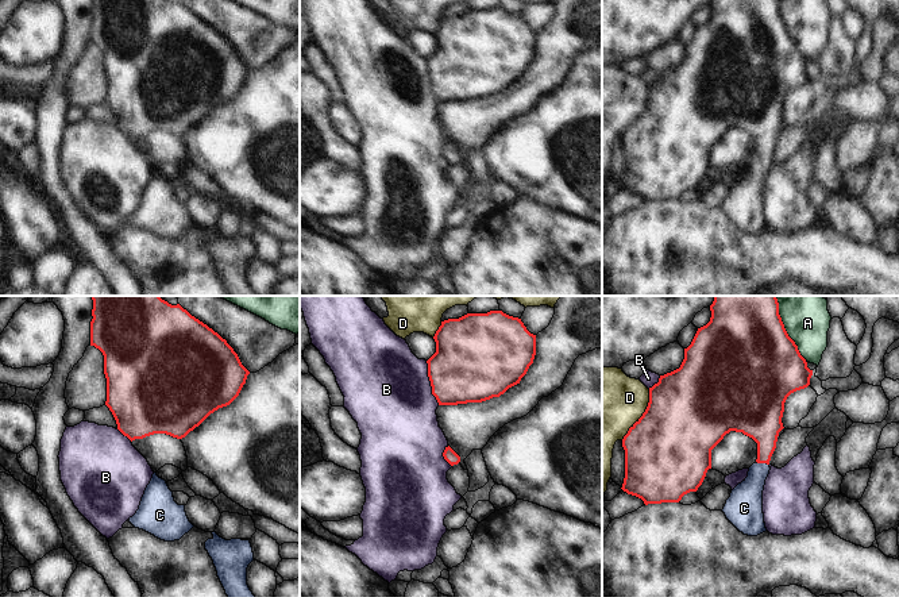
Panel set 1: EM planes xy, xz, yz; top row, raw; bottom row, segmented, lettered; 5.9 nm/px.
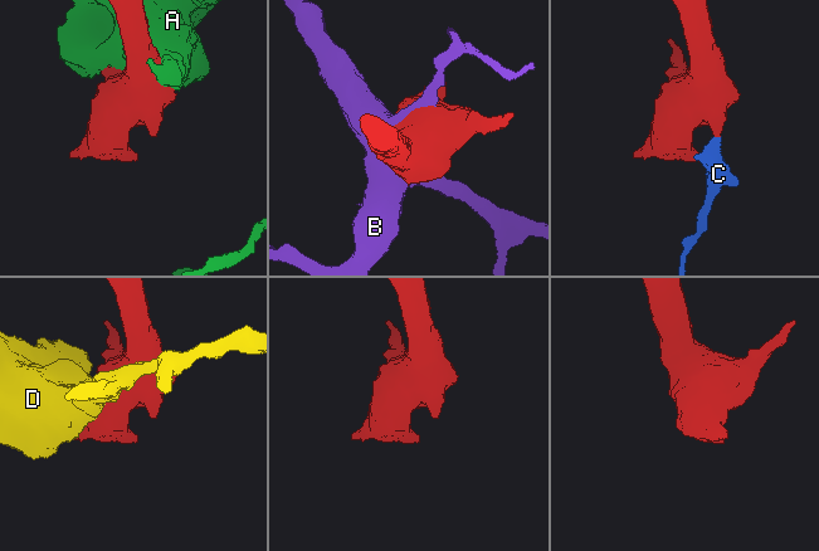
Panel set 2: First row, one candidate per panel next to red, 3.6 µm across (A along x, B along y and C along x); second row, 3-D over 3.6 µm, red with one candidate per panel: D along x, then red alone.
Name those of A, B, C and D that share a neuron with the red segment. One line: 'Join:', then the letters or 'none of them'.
Join: C

